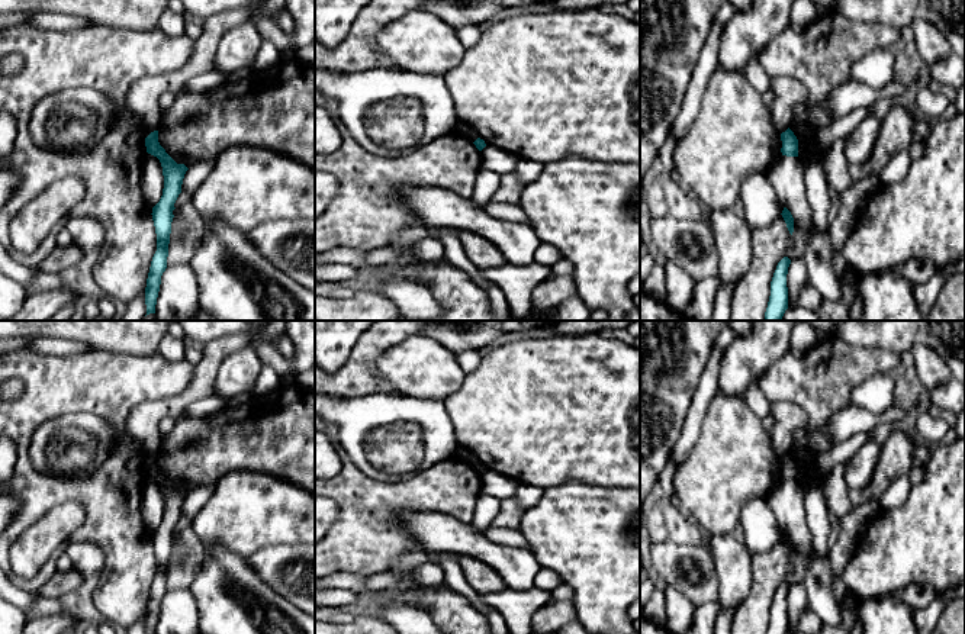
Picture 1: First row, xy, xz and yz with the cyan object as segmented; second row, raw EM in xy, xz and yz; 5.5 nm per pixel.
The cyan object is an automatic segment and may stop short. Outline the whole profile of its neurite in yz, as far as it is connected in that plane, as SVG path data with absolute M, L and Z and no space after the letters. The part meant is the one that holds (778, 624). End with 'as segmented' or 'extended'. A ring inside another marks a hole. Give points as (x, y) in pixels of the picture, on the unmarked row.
M784 582L773 598L771 606L771 621L766 634L788 634L787 599L791 585Z | as segmented

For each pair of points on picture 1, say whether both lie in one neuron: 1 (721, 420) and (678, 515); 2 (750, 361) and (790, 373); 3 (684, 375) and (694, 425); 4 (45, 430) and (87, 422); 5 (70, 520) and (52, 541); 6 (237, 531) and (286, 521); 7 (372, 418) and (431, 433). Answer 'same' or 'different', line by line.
1: different
2: different
3: different
4: same
5: same
6: same
7: same

